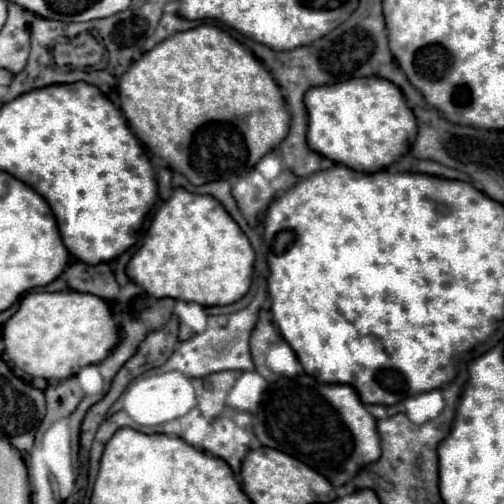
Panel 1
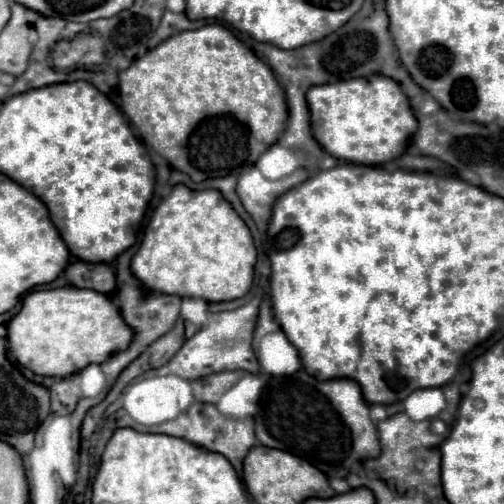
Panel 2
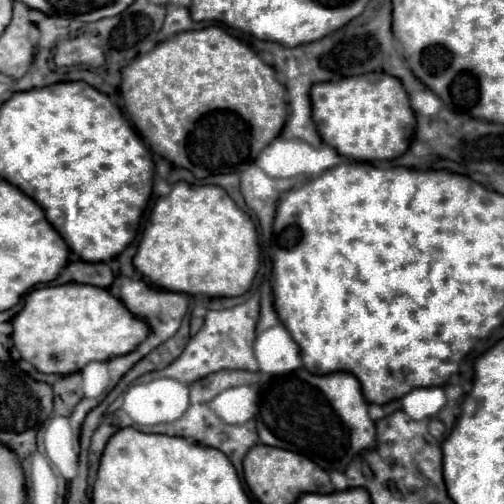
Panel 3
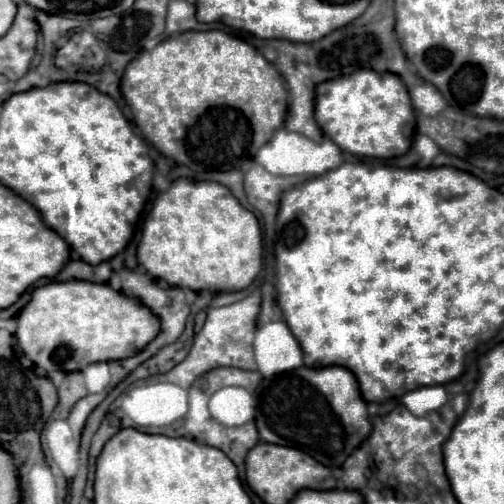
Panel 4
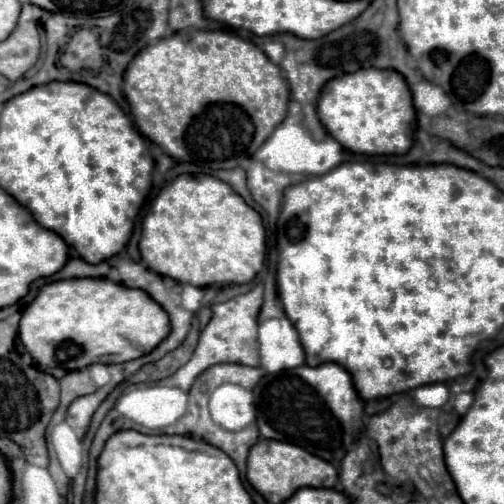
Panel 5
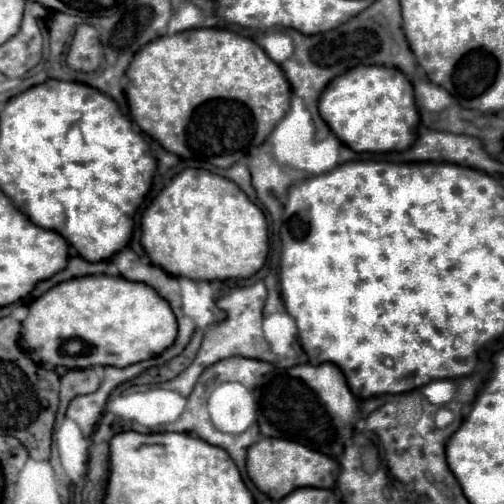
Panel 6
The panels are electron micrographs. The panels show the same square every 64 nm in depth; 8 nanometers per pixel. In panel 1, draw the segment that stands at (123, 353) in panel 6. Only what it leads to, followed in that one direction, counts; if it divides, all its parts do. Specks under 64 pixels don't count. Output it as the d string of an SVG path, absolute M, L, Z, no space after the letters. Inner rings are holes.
M30 292L16 314L2 326L4 360L24 370L30 378L64 380L84 366L108 356L118 342L118 330L110 306L92 294L80 292Z

